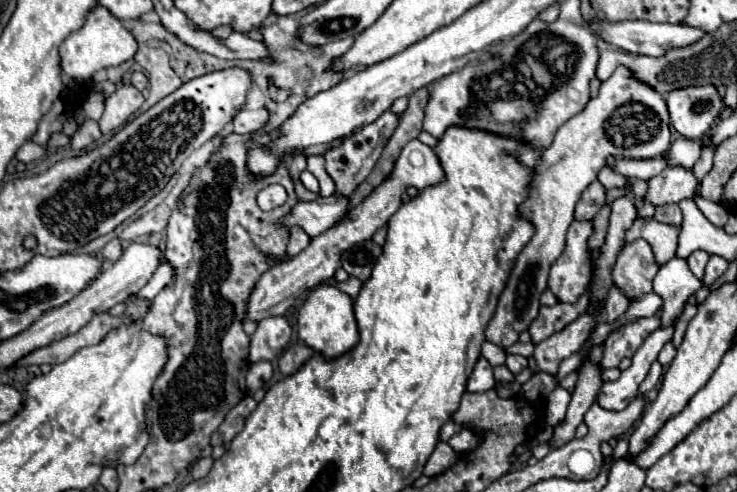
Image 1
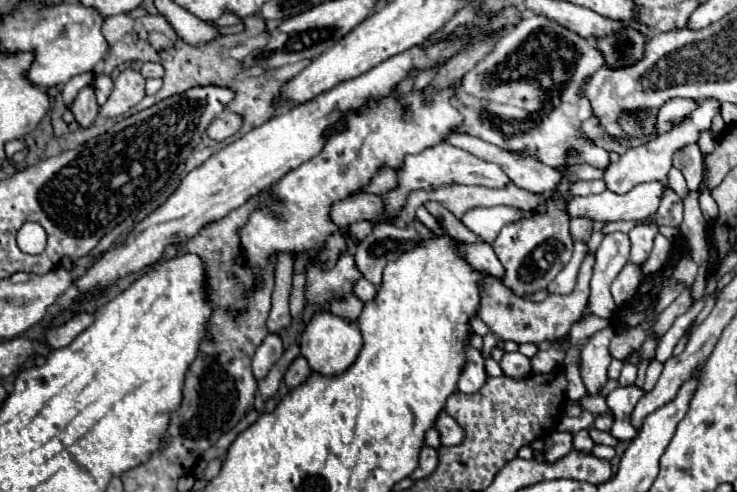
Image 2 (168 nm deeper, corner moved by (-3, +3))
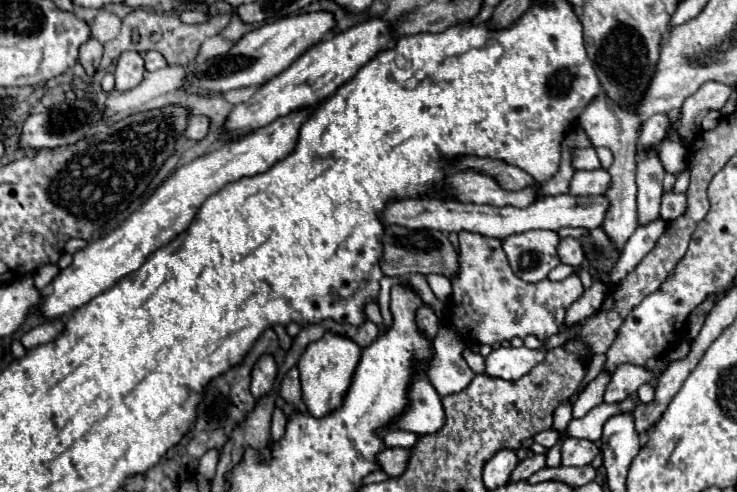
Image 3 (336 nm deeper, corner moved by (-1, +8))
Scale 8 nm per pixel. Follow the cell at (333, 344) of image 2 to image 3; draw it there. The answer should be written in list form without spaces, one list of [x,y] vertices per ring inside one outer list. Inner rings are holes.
[[[328,332],[324,338],[312,342],[306,348],[306,352],[300,356],[298,370],[300,370],[300,384],[302,384],[302,402],[310,416],[324,418],[342,406],[354,370],[358,366],[358,360],[360,360],[360,348],[350,338],[342,338],[332,332]]]

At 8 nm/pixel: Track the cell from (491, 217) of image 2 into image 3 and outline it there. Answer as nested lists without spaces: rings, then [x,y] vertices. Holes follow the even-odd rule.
[[[548,196],[542,198],[528,208],[514,206],[488,206],[488,204],[462,204],[456,200],[432,200],[432,198],[416,198],[416,200],[392,200],[382,212],[384,224],[398,224],[404,228],[430,228],[440,232],[476,232],[490,238],[506,238],[512,234],[522,234],[528,230],[560,230],[564,226],[572,228],[598,228],[608,210],[606,196]]]

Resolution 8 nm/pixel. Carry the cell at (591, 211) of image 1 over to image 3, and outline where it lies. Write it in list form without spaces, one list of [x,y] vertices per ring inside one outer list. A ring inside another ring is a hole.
[[[564,238],[558,244],[558,258],[562,264],[578,268],[582,264],[582,248],[574,238]]]

